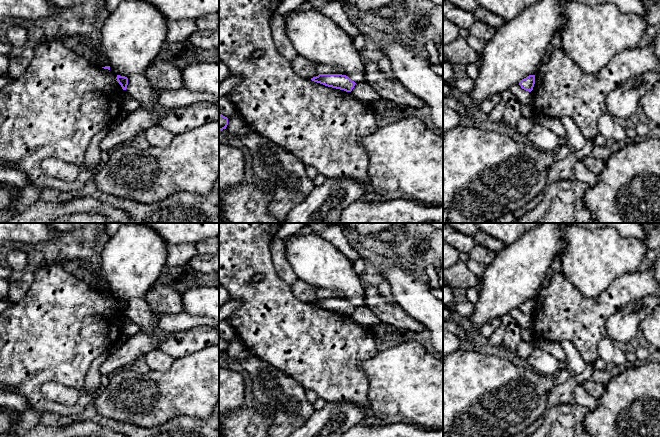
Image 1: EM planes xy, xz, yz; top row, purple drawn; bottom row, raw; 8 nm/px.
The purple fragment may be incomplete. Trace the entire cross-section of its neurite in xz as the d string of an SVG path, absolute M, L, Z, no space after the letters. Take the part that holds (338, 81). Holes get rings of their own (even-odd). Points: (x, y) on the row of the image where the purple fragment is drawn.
M319 74L311 80L346 92L351 92L356 84L348 76L342 74Z

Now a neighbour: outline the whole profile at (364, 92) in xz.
M367 82L356 83L351 93L358 100L369 104L375 102L379 98L375 88L369 85Z

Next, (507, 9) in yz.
M476 0L478 6L500 16L505 21L518 17L525 9L540 0Z

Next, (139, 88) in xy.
M144 73L129 76L125 92L128 98L136 101L138 107L151 109L159 104L156 90Z

